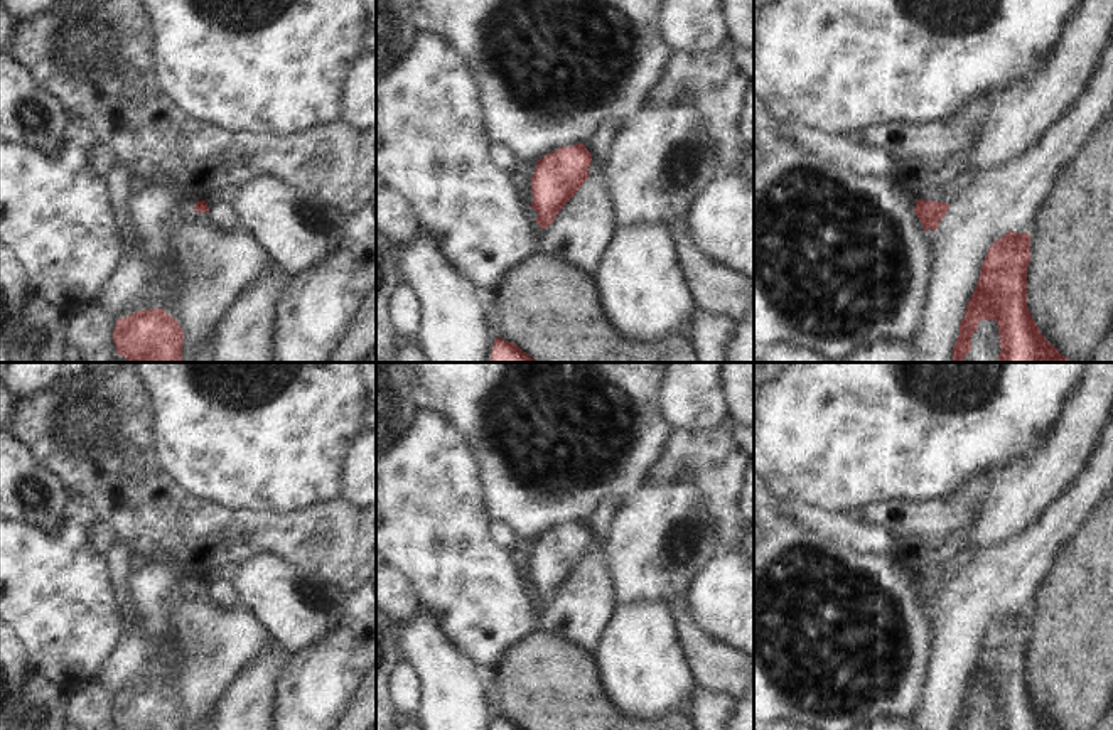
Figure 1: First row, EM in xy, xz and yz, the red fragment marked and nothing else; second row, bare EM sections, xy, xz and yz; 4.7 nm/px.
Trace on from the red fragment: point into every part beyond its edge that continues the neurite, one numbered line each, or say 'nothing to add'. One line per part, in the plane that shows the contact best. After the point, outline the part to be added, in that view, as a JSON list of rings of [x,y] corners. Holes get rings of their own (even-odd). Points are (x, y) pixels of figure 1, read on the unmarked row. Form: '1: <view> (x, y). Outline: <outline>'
nothing to add

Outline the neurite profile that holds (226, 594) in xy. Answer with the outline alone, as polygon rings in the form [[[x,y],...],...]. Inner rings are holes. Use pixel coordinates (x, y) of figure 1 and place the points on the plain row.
[[[219,573],[209,578],[209,593],[211,597],[226,609],[233,609],[241,605],[241,597],[238,593],[238,588],[231,582],[229,573]]]

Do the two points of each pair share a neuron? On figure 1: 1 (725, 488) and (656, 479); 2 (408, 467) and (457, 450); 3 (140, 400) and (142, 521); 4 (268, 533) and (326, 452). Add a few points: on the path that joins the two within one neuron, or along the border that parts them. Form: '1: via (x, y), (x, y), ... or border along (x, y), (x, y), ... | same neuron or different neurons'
1: via (709, 471), (673, 471) | same neuron
2: via (420, 467), (439, 467), (446, 461) | same neuron
3: via (139, 430), (139, 491) | same neuron
4: border along (321, 503), (292, 511), (243, 511) | different neurons

